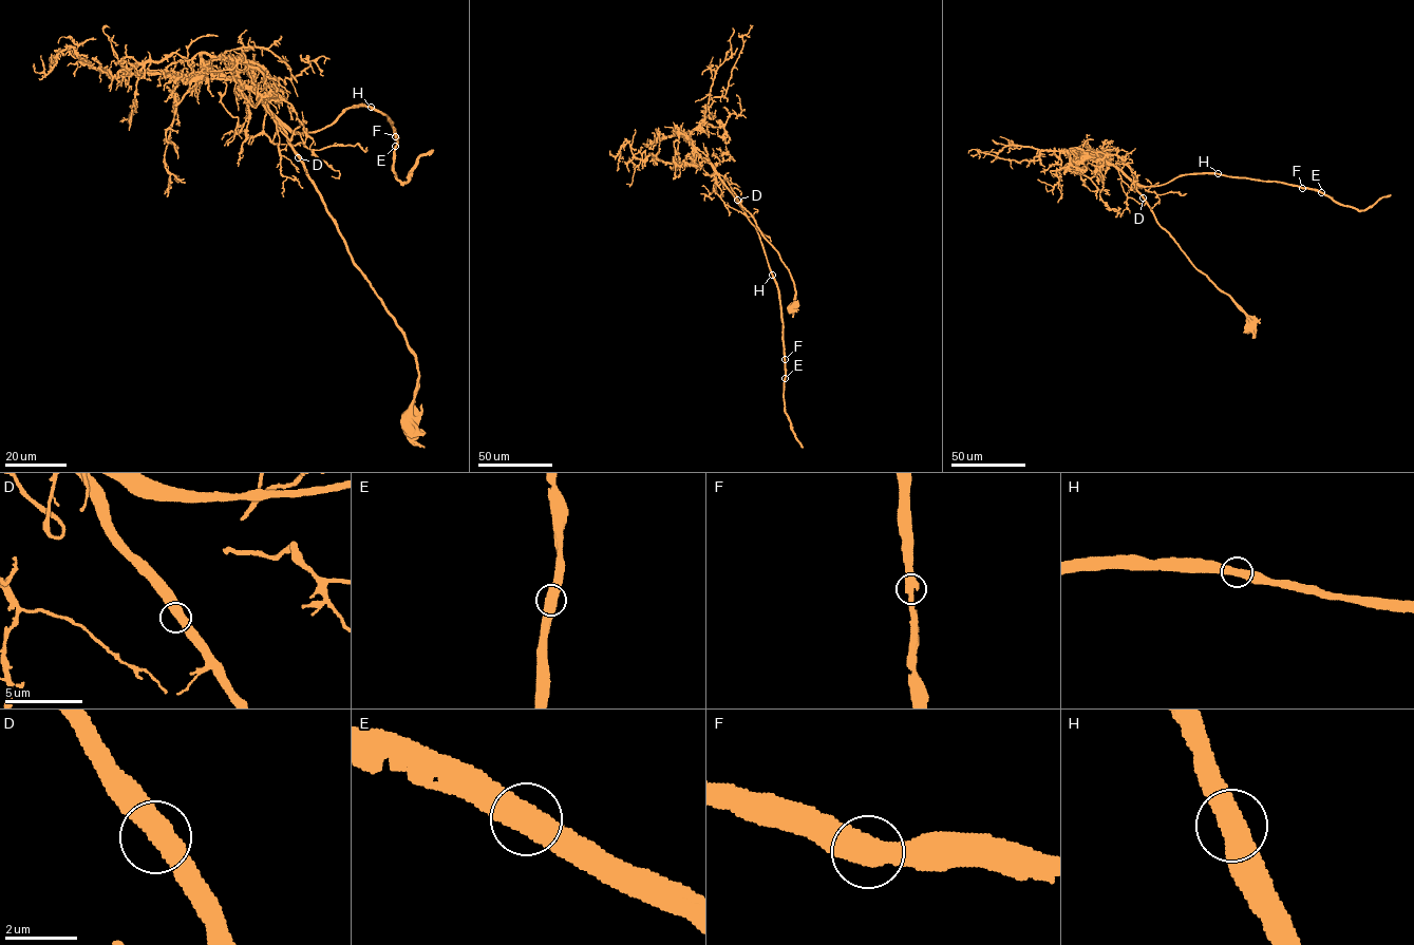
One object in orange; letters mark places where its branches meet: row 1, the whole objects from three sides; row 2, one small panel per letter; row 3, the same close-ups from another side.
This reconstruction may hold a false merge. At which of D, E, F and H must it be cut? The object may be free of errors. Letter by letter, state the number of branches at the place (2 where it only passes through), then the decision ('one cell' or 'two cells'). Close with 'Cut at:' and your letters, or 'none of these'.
D: branches 2; one cell
E: branches 2; one cell
F: branches 2; one cell
H: branches 2; one cell
Cut at: none of these

